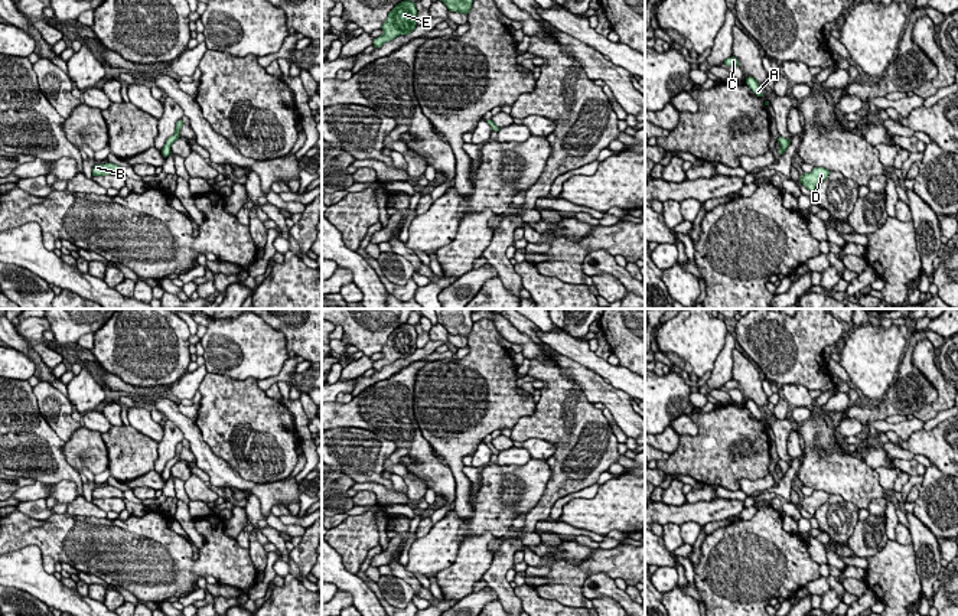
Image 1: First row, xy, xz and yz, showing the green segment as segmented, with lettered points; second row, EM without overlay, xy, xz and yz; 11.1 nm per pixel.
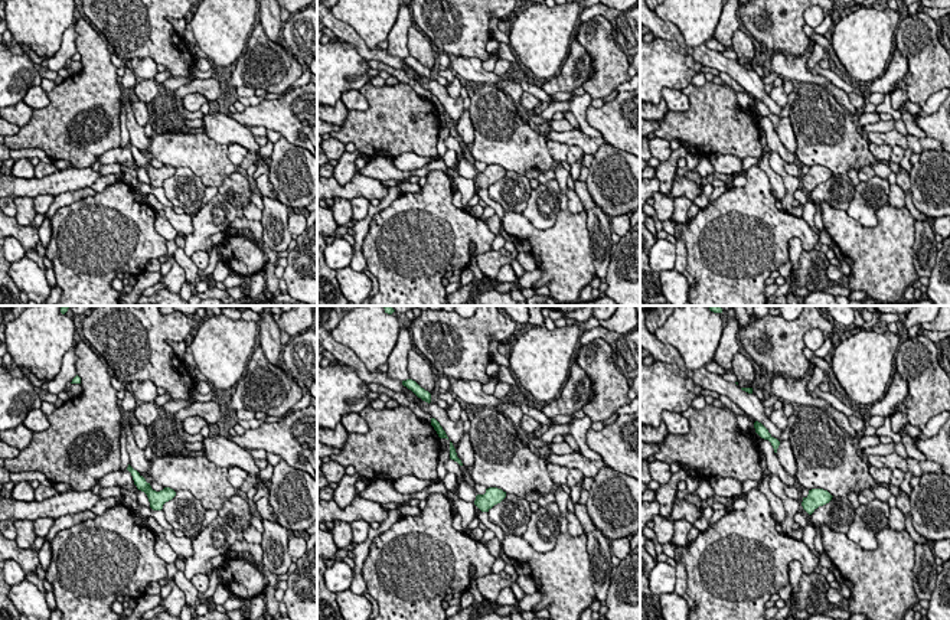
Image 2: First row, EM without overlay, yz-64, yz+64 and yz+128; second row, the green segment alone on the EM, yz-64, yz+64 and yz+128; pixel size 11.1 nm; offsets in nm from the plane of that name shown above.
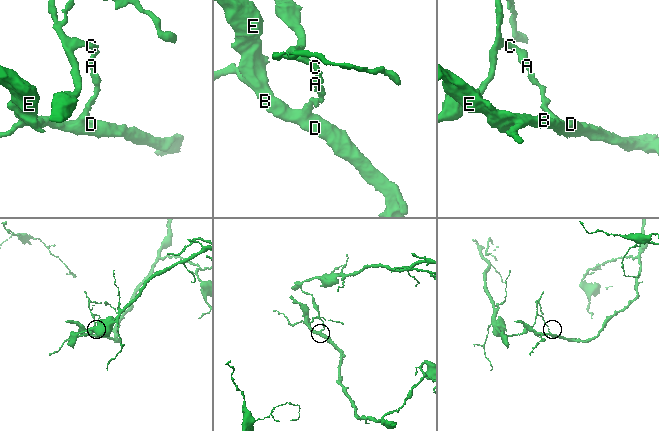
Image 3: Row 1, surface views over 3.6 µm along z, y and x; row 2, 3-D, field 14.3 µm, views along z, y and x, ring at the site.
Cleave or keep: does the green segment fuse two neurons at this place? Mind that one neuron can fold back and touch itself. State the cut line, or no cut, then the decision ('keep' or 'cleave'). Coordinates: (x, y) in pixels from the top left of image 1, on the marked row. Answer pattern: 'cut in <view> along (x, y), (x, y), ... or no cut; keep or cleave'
cut in yz along (779, 143), (787, 146); cleave

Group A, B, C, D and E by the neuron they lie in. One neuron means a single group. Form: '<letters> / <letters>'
A C / B D E

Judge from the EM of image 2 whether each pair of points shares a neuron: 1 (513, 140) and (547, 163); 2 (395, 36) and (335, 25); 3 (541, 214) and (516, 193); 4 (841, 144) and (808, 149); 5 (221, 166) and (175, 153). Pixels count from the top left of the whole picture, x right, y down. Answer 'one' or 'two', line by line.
1: one
2: two
3: two
4: one
5: one

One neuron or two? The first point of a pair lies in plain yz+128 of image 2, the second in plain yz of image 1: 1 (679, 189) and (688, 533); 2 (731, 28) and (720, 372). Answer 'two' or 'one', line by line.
1: two
2: one

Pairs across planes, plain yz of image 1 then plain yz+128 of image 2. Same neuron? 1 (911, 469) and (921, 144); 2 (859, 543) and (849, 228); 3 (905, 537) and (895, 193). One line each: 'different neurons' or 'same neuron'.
1: same neuron
2: different neurons
3: same neuron

